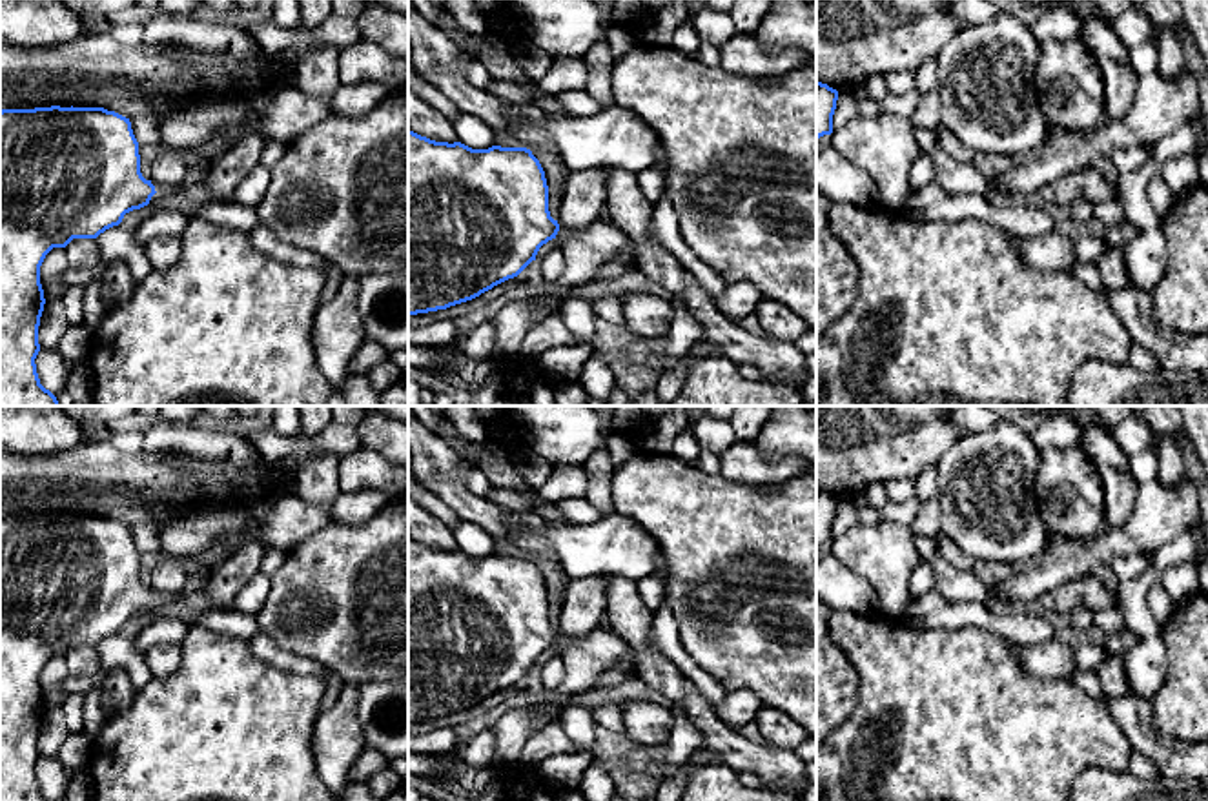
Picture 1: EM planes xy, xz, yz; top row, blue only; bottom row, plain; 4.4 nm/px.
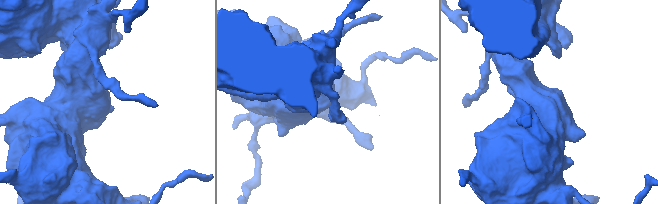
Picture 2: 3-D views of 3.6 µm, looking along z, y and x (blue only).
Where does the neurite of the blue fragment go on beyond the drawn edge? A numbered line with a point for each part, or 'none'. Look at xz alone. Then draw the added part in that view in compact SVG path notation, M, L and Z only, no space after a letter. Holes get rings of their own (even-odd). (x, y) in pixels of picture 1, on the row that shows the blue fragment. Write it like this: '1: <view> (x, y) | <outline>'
1: xz (585, 253) | M596 220L578 235L556 235L556 244L565 253L565 271L556 280L558 291L534 308L537 319L548 317L556 300L565 300L574 288L596 280L598 271L614 259L629 240L629 235L612 222Z

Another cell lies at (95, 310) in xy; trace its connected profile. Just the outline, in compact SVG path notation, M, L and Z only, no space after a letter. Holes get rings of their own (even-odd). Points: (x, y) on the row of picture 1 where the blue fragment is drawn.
M93 282L84 289L84 324L89 331L95 331L97 326L107 315L107 306L102 300L102 282Z

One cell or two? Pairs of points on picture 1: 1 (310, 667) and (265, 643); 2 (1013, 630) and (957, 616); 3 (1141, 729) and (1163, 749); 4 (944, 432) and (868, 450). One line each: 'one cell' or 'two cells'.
1: one cell
2: one cell
3: one cell
4: one cell

